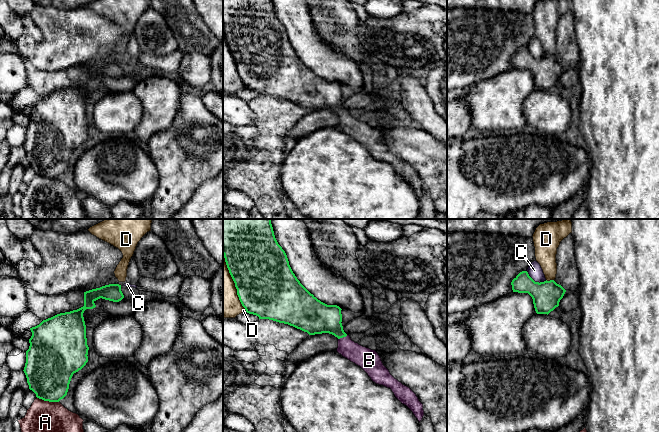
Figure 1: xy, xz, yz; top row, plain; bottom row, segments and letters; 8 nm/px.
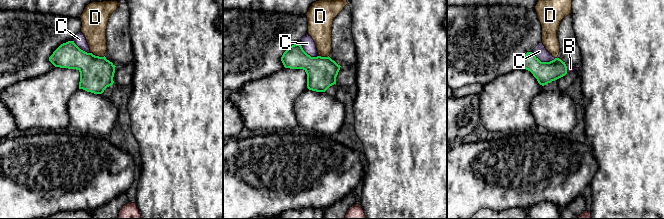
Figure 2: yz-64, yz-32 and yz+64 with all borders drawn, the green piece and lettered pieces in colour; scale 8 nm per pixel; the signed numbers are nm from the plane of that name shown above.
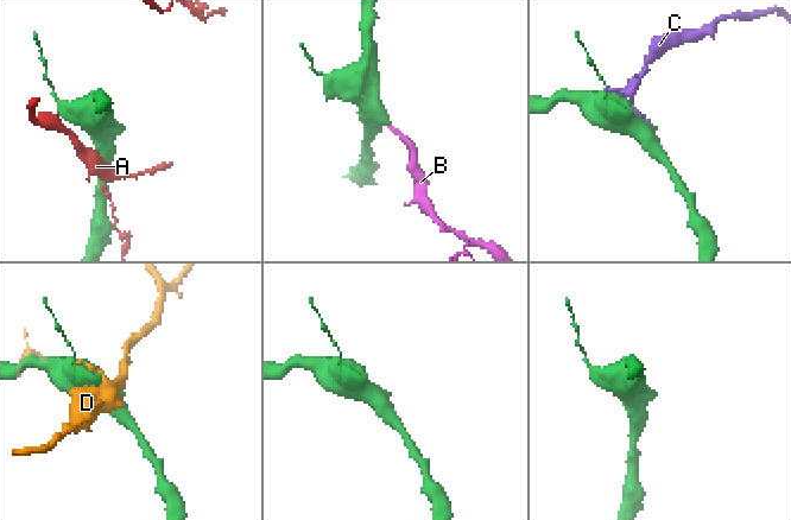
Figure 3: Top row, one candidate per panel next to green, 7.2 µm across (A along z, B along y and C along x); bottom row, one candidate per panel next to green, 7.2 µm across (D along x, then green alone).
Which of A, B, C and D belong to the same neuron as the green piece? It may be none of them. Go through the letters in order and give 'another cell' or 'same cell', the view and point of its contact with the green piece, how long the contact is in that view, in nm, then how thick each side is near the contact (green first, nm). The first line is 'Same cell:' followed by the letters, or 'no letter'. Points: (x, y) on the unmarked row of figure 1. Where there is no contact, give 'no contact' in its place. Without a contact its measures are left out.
Same cell: B
A: another cell | xy (48, 176) | 180 nm | 380/460 nm
B: same cell | xz (342, 113) | 90 nm | 260/160 nm
C: another cell | yz (536, 58) | 180 nm | 220/120 nm
D: another cell | xz (234, 58) | 500 nm | 480/260 nm

